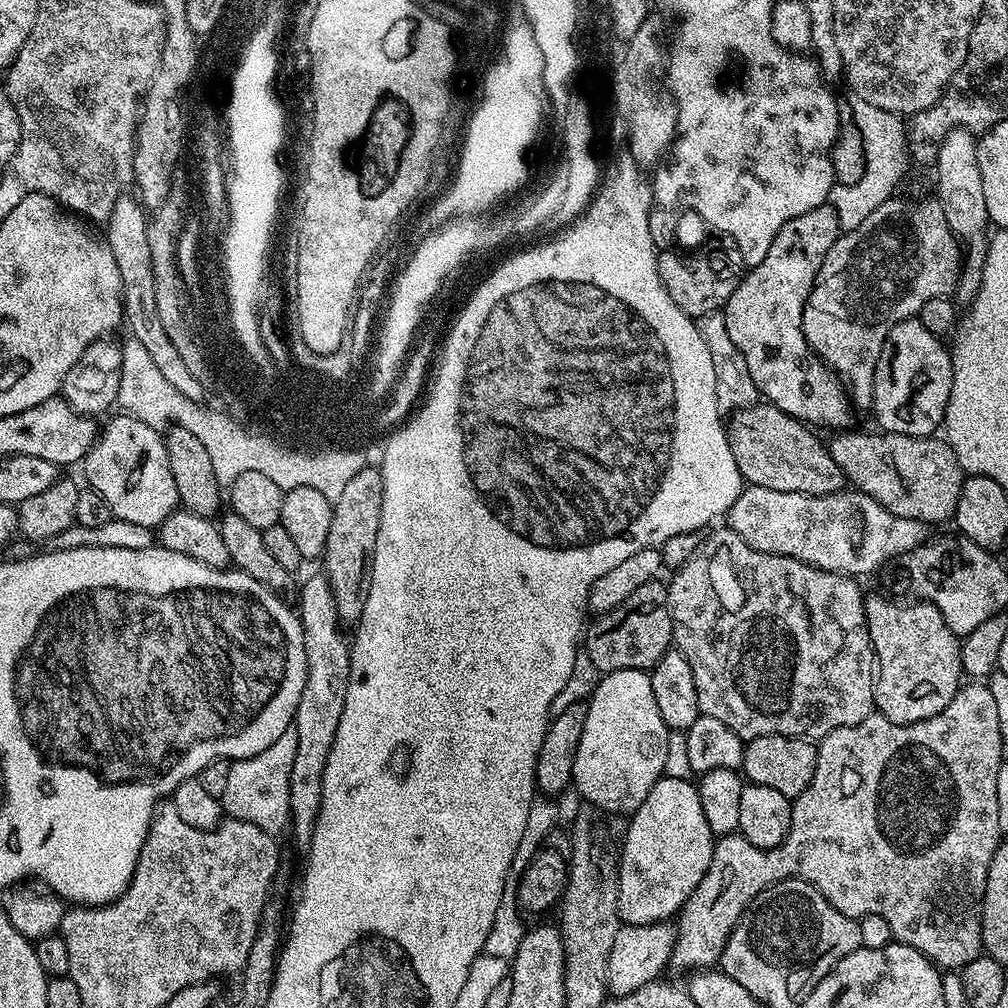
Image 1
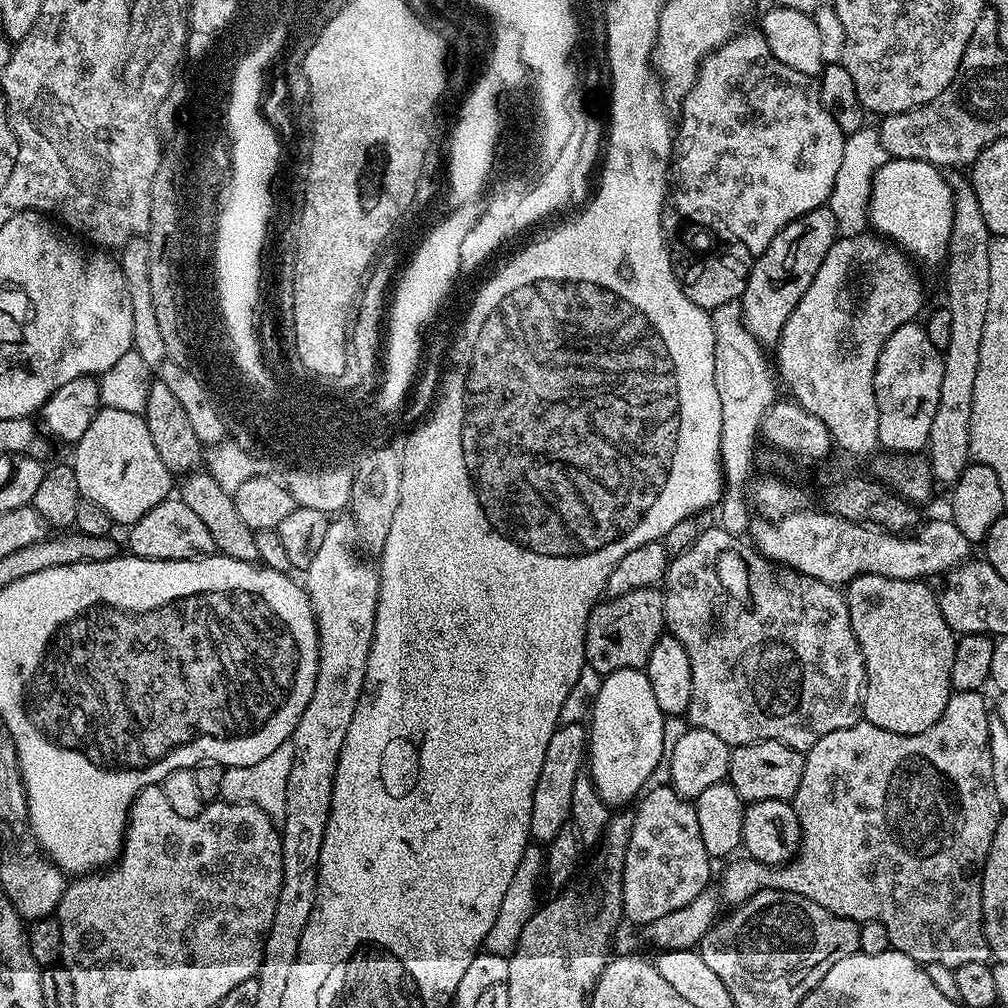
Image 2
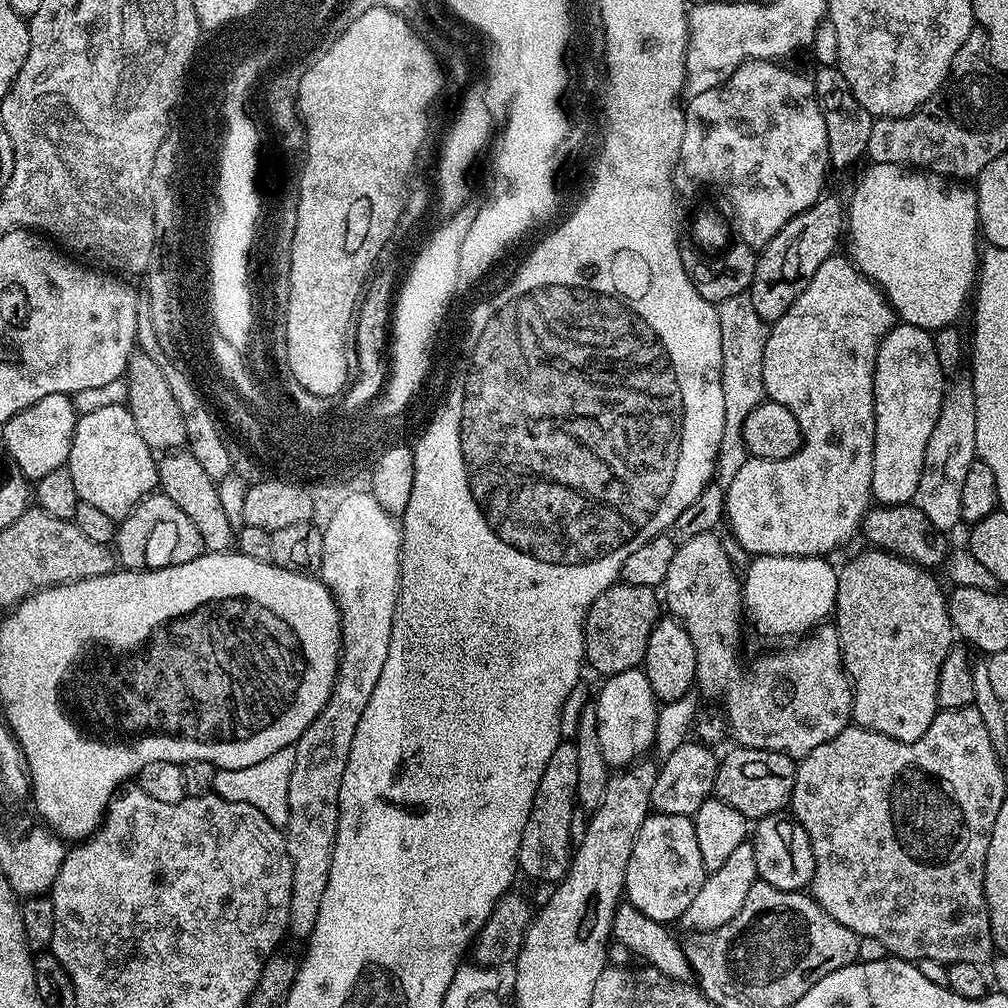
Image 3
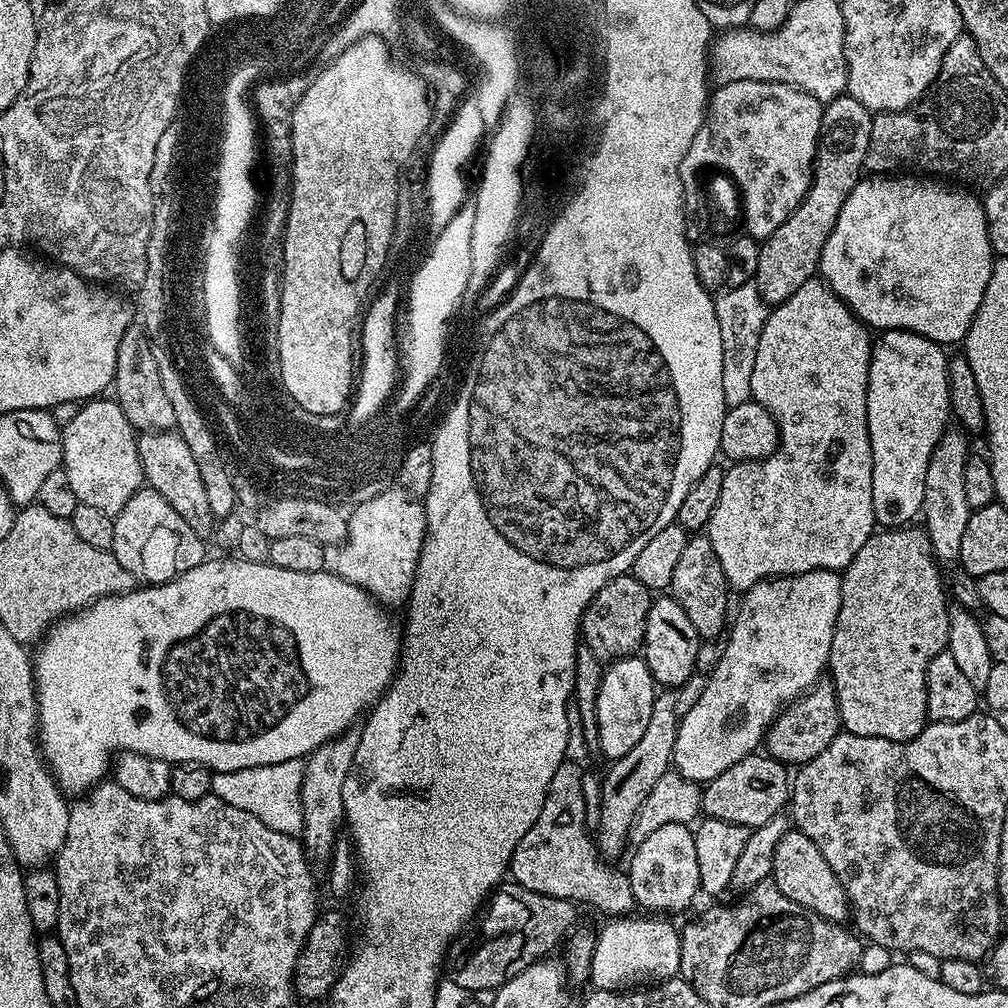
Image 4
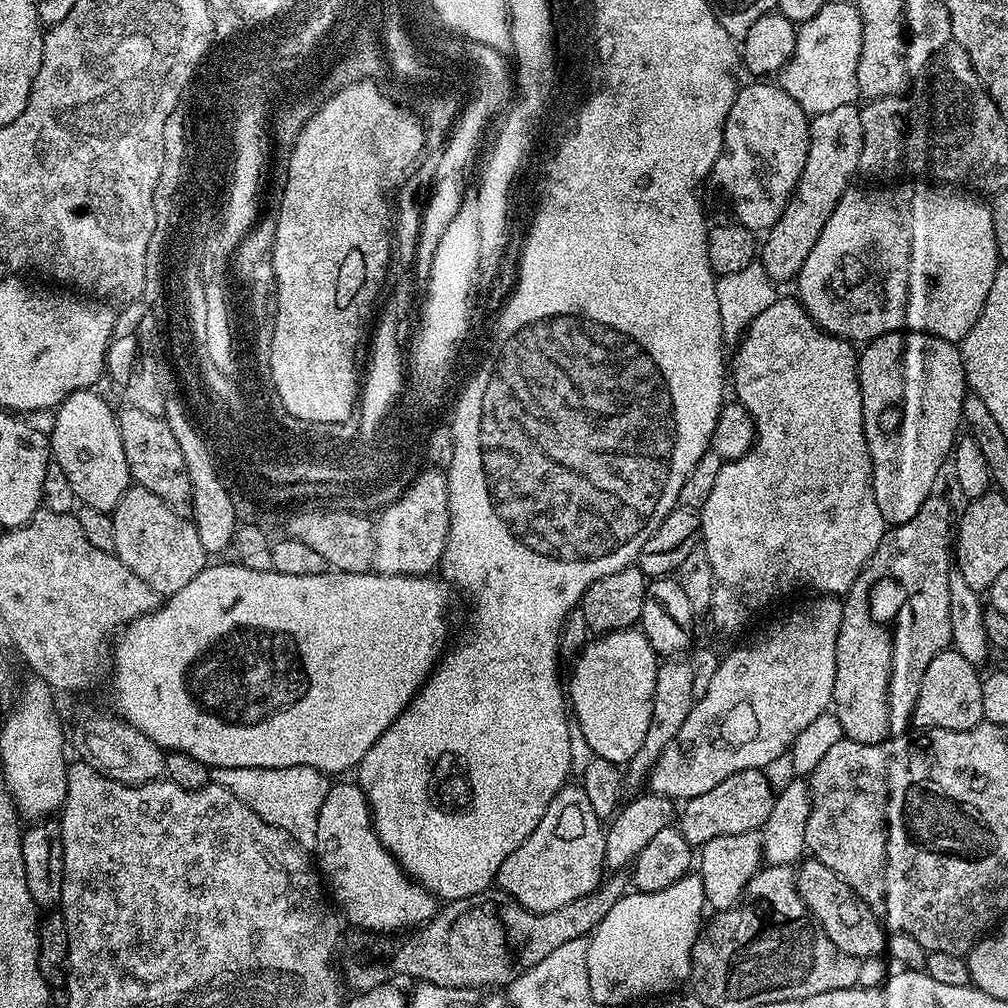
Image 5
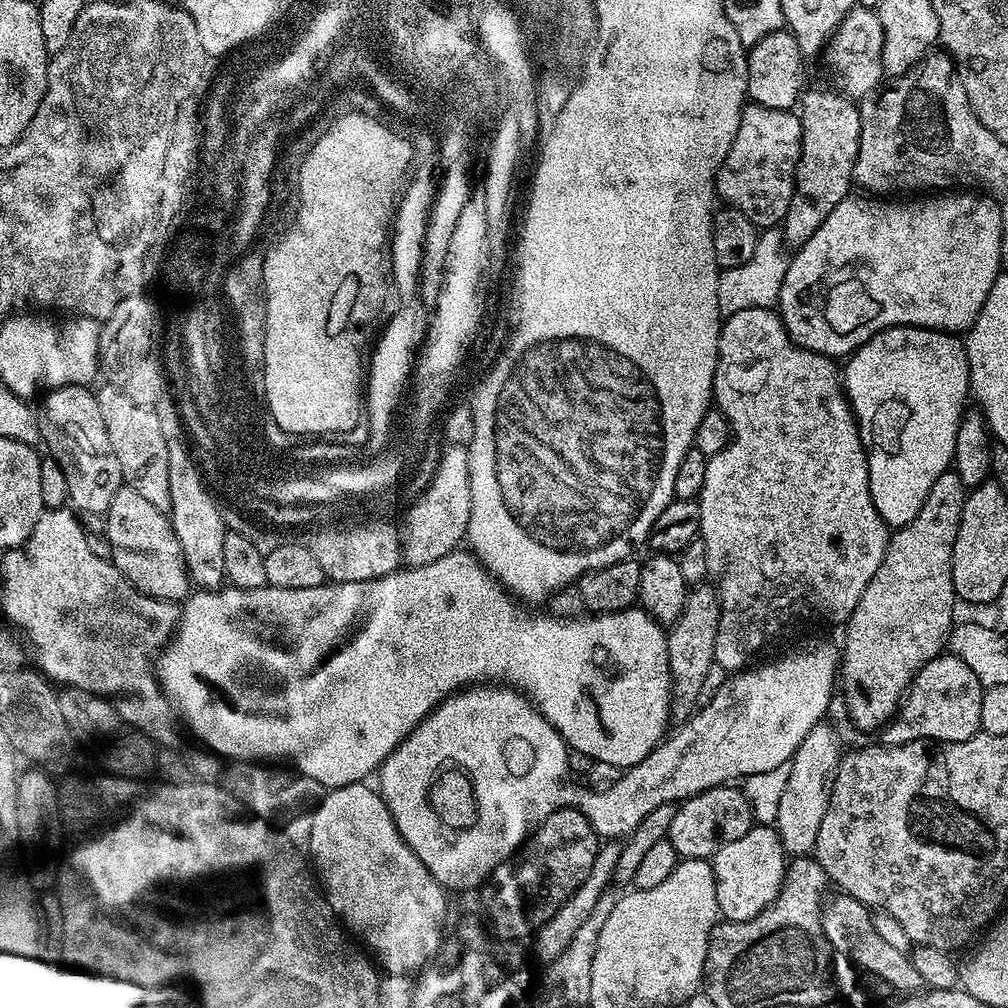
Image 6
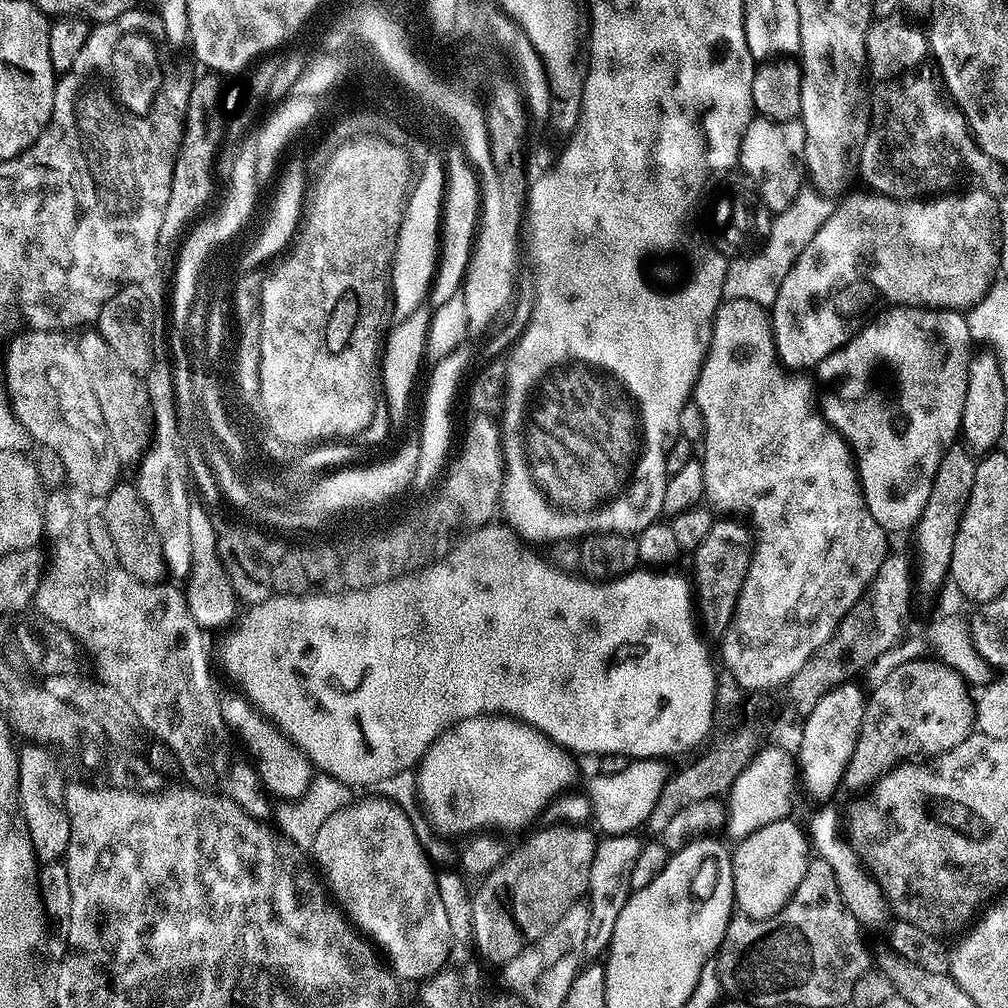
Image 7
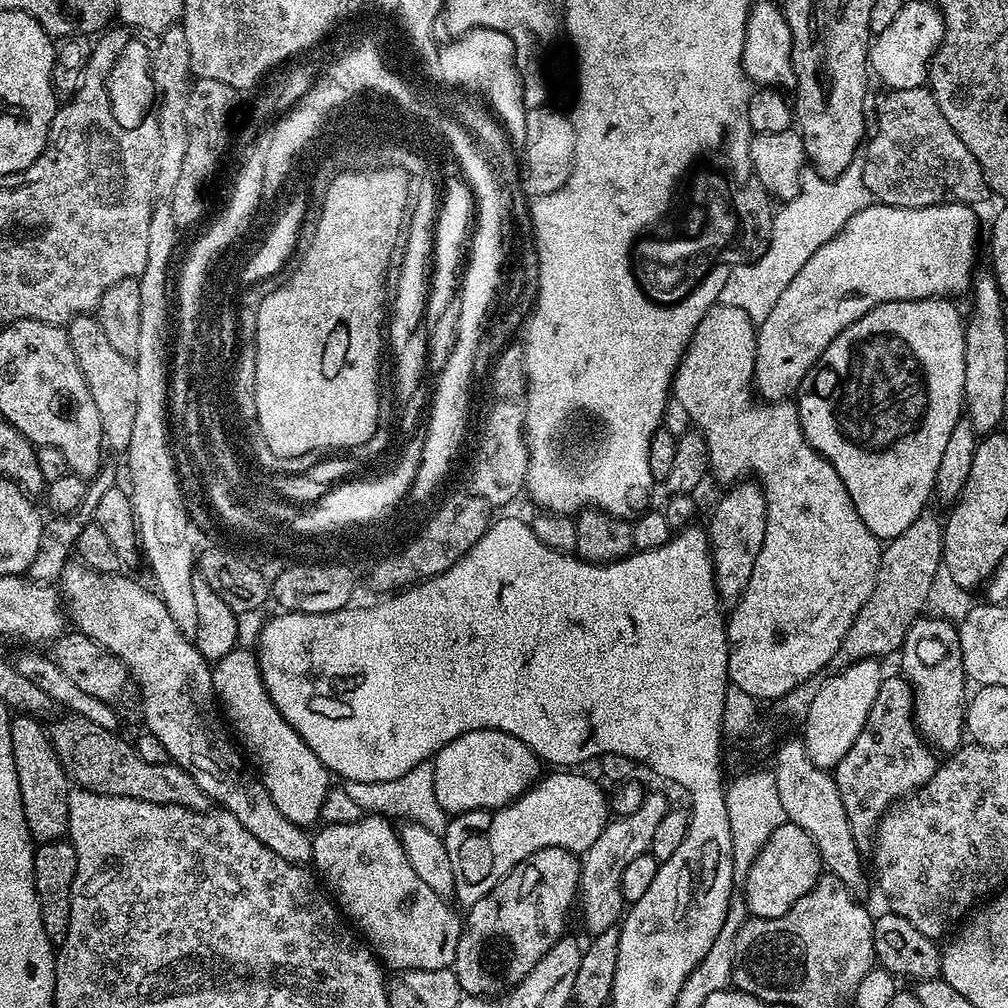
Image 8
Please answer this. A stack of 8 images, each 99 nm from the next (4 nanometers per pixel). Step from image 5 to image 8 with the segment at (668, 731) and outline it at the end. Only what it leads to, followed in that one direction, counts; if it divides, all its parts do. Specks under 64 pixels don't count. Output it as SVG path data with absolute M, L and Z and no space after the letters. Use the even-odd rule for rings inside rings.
M752 478L731 485L725 492L728 493L717 502L712 512L712 521L706 524L706 531L716 592L720 596L721 605L731 610L746 590L750 574L754 574L754 562L758 562L758 554L766 538L768 503L764 500L764 491Z

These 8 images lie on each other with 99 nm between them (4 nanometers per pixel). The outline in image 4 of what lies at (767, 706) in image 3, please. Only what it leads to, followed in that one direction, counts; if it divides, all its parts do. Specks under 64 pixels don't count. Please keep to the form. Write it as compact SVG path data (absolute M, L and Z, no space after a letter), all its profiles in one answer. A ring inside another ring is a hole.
M696 534L691 537L686 546L686 551L678 561L678 567L674 570L670 594L686 610L686 618L694 625L694 630L702 638L716 636L725 631L730 620L730 608L728 612L728 595L730 589L728 579L714 554L714 546L709 542L707 535ZM821 682L777 716L775 722L768 727L763 747L767 755L785 766L809 764L814 758L818 758L818 754L822 754L822 750L826 750L826 746L830 746L830 742L834 742L841 731L836 690L831 683Z

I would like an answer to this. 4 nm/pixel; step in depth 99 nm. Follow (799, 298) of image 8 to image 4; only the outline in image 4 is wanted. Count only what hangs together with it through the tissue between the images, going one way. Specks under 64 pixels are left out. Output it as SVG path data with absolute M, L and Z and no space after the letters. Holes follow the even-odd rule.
M868 174L859 180L850 190L850 198L842 206L842 214L838 214L838 222L834 222L834 230L830 238L822 246L820 255L819 275L830 291L842 301L857 318L868 325L869 329L891 330L903 328L906 332L917 332L920 336L930 338L935 344L949 346L959 345L967 336L974 318L978 314L978 306L982 306L982 298L986 294L986 286L990 282L994 253L988 223L984 213L984 205L979 195L965 190L960 186L953 186L948 182L941 182L936 178L925 178L920 174Z

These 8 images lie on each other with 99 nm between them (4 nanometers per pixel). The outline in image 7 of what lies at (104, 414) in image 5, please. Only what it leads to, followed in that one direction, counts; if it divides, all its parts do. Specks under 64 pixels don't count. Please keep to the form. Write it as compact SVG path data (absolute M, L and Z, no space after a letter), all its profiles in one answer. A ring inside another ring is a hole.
M21 330L7 341L8 353L4 356L3 387L8 390L8 400L12 403L14 414L26 430L30 430L36 444L50 446L62 458L66 465L68 484L89 498L103 498L121 479L122 465L110 446L106 426L102 422L102 409L98 407L98 398L90 383L90 374L82 363L80 352L73 341L67 340L64 332L45 332L39 330Z

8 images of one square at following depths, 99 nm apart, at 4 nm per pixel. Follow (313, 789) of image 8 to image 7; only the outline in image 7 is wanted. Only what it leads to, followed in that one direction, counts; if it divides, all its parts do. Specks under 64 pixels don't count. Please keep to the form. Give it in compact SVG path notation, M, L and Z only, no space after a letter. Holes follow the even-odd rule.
M225 697L221 701L220 709L222 718L238 737L247 759L254 765L261 785L269 793L272 791L280 794L282 798L295 798L308 788L314 775L314 769L312 763L304 757L304 753L295 744L291 744L271 723L239 697L237 699Z

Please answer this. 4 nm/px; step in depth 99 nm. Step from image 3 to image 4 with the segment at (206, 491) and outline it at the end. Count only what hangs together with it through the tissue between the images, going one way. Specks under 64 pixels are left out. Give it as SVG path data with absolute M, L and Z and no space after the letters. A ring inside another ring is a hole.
M140 432L136 445L147 487L162 494L162 498L166 498L166 502L170 502L170 506L178 510L178 515L185 520L186 526L190 526L190 530L194 530L194 534L201 538L211 537L214 532L214 517L206 495L206 486L202 483L198 462L194 462L194 454L190 454L190 446L186 446L179 432Z

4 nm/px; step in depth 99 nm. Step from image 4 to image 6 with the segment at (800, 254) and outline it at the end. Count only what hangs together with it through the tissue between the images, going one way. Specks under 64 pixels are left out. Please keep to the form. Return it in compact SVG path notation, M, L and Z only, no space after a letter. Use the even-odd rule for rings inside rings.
M831 87L810 88L798 101L802 126L800 161L796 167L796 185L790 198L790 210L784 215L782 225L785 243L790 246L799 246L814 238L814 230L830 218L830 210L834 210L838 202L848 199L854 188L854 166L860 145L860 109L857 101Z

